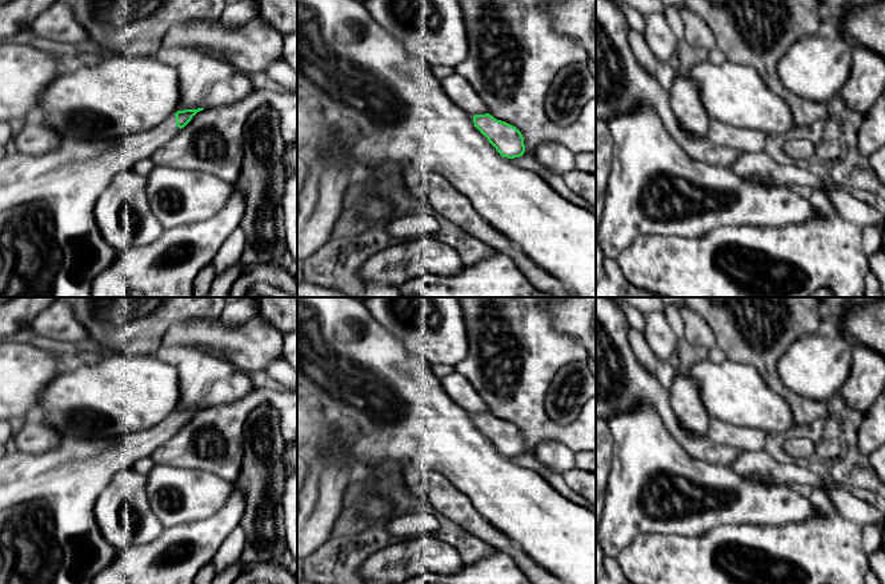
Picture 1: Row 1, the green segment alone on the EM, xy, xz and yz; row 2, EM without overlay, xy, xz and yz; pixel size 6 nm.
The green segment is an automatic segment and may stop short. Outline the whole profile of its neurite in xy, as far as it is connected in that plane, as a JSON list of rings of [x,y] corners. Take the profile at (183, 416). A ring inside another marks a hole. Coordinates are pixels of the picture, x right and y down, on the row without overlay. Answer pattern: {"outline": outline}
{"outline": [[[203,408],[177,409],[153,428],[111,440],[93,441],[88,444],[88,453],[104,455],[104,480],[109,480],[123,468],[132,467],[137,460],[152,456],[160,445],[176,435]]]}

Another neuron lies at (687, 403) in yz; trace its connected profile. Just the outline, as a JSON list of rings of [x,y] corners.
[[[677,371],[672,383],[670,401],[680,424],[694,435],[704,435],[710,417],[700,396],[698,385],[684,371]]]

